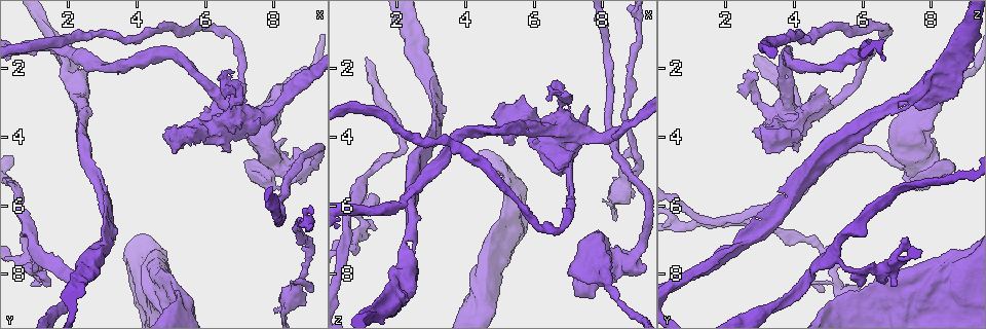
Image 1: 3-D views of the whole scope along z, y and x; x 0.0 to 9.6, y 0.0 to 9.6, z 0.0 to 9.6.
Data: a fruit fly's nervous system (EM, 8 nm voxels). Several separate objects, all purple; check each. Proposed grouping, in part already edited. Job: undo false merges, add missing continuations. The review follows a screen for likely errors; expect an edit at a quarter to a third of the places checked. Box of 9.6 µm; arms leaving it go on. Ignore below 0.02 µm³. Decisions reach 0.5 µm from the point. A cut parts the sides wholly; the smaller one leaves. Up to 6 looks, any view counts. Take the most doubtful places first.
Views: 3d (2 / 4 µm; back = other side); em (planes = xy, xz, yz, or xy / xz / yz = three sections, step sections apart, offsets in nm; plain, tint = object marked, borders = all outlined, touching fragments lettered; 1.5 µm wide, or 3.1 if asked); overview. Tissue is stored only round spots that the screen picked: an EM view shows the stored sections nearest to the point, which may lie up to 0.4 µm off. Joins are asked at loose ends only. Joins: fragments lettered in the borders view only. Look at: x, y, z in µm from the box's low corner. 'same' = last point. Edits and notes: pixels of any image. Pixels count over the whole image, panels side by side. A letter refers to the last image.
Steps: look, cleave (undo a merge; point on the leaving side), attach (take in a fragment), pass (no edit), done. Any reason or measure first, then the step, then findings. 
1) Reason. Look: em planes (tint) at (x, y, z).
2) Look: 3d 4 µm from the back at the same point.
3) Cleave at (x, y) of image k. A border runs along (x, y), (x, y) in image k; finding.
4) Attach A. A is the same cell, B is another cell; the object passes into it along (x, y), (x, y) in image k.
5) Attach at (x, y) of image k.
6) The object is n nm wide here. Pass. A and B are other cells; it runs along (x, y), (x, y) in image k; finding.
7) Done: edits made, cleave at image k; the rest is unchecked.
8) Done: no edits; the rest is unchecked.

Three arms meet. Look: 3d 4 µm at (2.70, 7.60, 1.70).

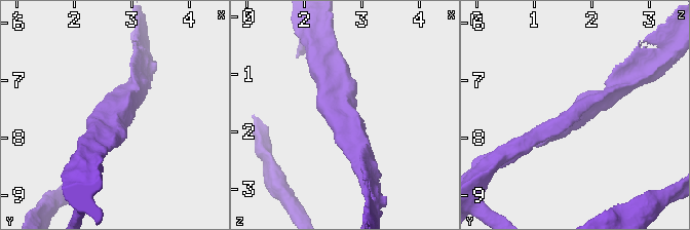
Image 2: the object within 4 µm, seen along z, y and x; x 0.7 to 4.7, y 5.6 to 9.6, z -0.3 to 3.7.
Need the tissue. Look: em planes (borders) at (2.75, 7.60, 1.65).

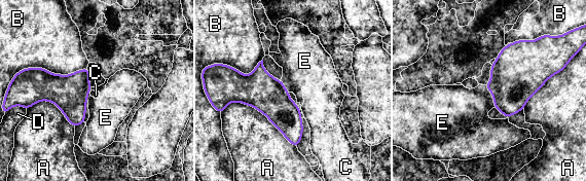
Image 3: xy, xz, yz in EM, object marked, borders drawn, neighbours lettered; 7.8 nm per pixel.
Pass. A, B, C, D and E are other cells; a border runs along (86, 67), (21, 69), (1, 112) in image 3; continuous, no second cell.

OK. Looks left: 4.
Look: em planes (tint) at (8.35, 4.10, 8.10).

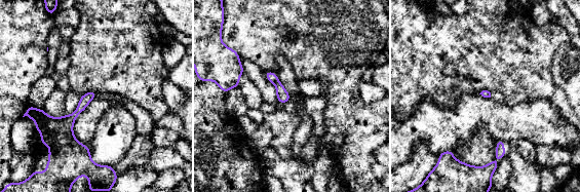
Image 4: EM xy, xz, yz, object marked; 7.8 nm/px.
Look: em planes (borders) at the same point.

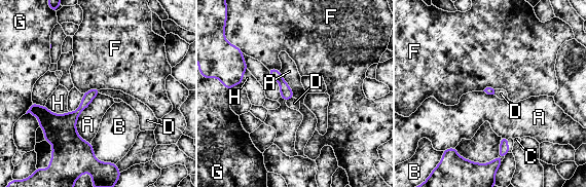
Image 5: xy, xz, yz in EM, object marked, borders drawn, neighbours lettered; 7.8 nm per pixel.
Pass. A, B, C, D, F, G and H are other cells; none of them fits.

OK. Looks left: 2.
Branch point. Look: em planes (borders) at (2.10, 1.85, 8.70).

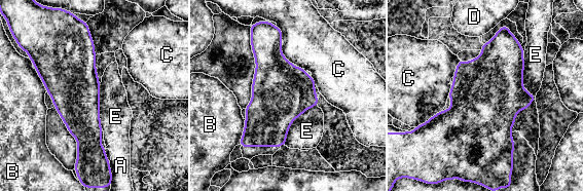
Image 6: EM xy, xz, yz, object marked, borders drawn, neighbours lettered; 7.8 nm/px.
Pass. A, B, C, D and E are other cells; a border runs along (317, 105), (292, 122), (284, 144) in image 6; all the same cell.

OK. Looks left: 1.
Done: no edits; the rest is unchecked.

